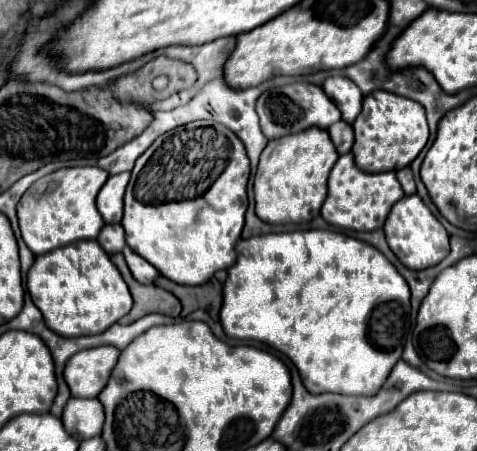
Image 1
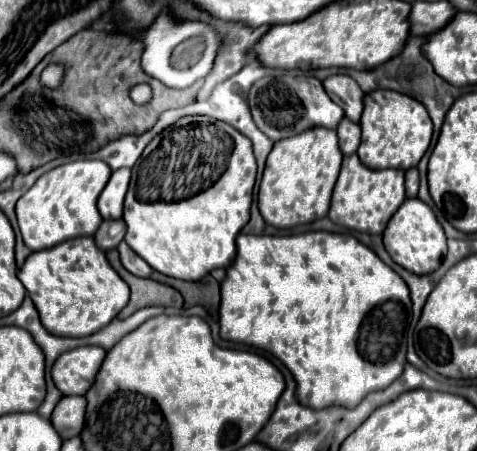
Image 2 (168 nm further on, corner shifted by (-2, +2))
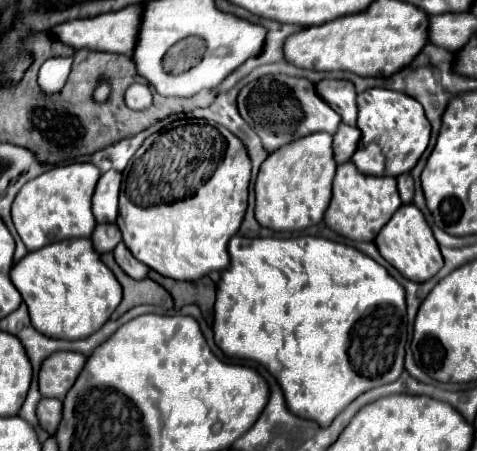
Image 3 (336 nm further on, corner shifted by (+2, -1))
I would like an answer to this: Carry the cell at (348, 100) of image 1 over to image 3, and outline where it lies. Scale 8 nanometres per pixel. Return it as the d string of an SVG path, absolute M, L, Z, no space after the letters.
M324 79L316 83L316 91L342 117L344 123L356 125L356 89L350 81Z

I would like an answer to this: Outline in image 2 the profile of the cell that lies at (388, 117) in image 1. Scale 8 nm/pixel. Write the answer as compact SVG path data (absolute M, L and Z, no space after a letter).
M382 88L372 90L364 96L364 112L360 118L360 128L362 128L362 142L356 154L360 156L360 162L364 162L368 168L374 170L382 168L408 170L416 166L418 160L428 150L432 138L432 120L426 108L406 94Z

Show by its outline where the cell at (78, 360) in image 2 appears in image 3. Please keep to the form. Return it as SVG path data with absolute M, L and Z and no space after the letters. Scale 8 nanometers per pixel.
M58 351L44 359L38 373L38 389L44 397L62 399L82 371L86 357L72 351Z

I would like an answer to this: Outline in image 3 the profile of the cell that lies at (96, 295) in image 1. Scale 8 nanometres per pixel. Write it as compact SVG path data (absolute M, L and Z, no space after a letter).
M64 239L50 243L38 251L30 251L22 261L18 261L10 271L12 283L20 291L24 303L28 305L28 313L36 331L46 337L56 339L84 339L96 333L112 315L112 311L122 301L122 287L112 275L112 271L100 261L100 255L94 251L90 239Z

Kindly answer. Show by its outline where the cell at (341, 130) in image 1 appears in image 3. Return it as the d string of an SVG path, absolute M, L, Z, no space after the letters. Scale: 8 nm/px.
M340 123L338 131L334 135L334 159L338 165L352 159L356 147L358 147L358 141L360 141L360 129Z

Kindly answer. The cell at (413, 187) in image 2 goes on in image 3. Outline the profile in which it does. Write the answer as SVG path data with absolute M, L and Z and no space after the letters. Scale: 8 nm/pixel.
M404 173L398 179L398 191L400 191L400 199L402 203L410 203L412 201L412 195L414 195L414 183L412 183L412 177L410 173Z

